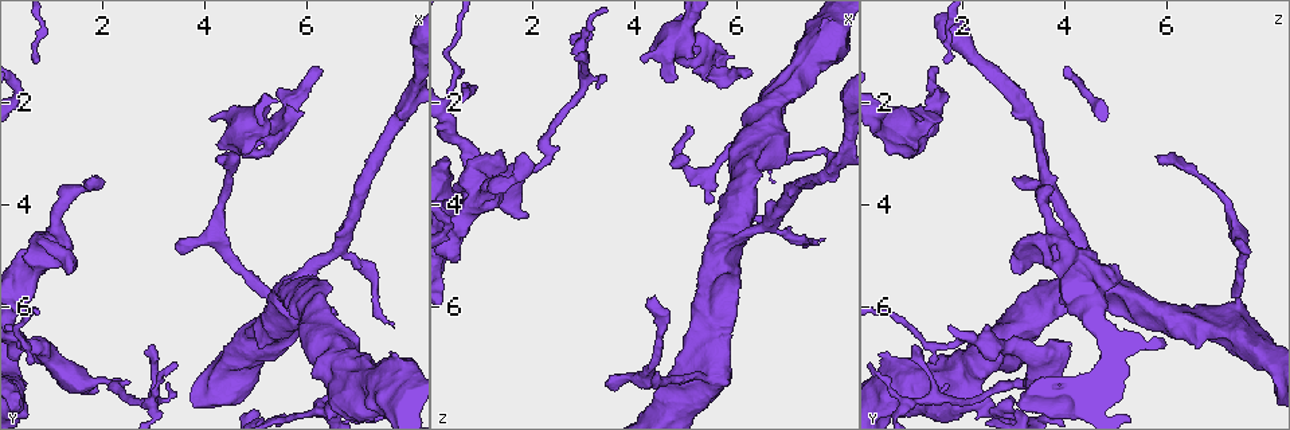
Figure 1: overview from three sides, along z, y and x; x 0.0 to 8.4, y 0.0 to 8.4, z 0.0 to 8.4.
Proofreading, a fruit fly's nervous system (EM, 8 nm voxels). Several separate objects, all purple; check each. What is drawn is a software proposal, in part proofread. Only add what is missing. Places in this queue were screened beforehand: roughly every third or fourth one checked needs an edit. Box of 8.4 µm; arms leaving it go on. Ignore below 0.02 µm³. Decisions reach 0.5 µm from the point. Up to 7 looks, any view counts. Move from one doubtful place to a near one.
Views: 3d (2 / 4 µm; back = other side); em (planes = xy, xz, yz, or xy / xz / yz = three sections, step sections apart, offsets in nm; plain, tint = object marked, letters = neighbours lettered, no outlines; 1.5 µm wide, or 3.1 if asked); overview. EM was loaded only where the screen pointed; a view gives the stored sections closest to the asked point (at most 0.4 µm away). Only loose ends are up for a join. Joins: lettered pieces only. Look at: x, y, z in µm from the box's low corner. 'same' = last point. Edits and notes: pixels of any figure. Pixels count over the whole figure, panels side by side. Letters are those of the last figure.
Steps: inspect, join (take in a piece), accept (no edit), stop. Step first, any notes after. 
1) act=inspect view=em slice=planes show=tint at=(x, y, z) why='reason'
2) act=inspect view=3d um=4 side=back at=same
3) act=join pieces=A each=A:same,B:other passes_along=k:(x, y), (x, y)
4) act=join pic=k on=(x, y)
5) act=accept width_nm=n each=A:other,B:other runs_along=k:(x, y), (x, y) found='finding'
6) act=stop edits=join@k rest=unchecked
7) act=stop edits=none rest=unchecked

act=inspect view=3d um=2 at=(6.10, 1.30, 1.50) why='an open end'

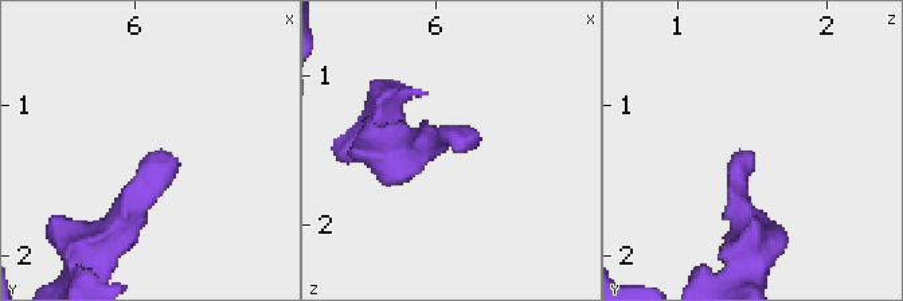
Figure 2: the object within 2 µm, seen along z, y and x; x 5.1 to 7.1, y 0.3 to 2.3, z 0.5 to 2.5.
act=inspect view=em slice=planes show=letters at=(6.18, 1.32, 1.52) why='shape alone is not enough'

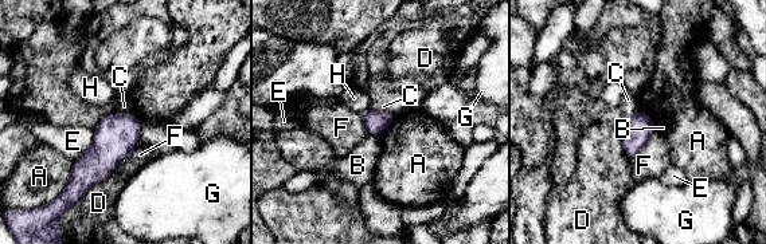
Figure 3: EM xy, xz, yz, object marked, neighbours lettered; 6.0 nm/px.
act=accept width_nm=130 longest_contact=F:240nm each=A:other,B:other,C:other,D:other,E:other,F:other,G:other,H:other found='no lettered piece goes on from it'

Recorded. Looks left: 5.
act=inspect view=em slice=yz step=4 show=letters at=(1.80, 3.50, 3.00) why='free end'

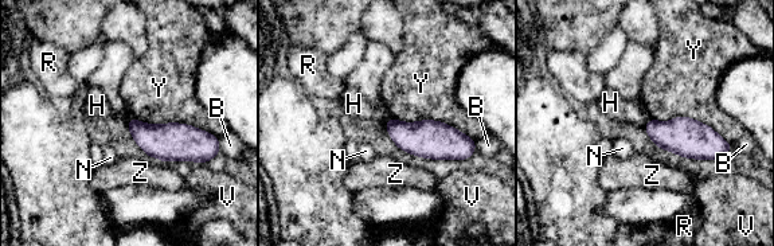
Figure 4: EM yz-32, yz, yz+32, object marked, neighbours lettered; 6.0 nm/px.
act=accept longest_contact=Y:550nm each=B:other,H:other,N:other,R:other,V:other,Y:other,Z:other border=4:(649, 117), (642, 125) found='no lettered piece goes on from it'

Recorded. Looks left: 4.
act=inspect view=em slice=xz step=4 show=tint at=(1.85, 7.70, 4.25) why='free end'

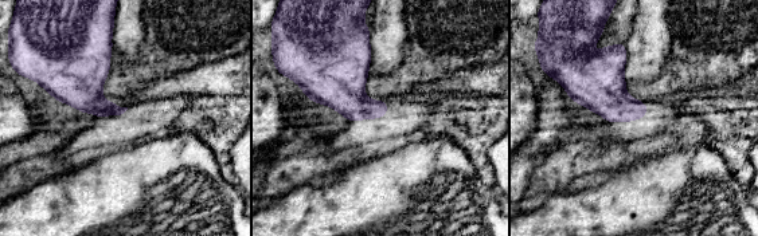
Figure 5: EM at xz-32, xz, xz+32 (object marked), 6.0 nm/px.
act=inspect view=em slice=planes show=letters at=same

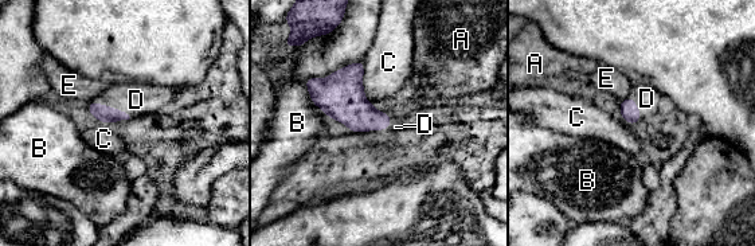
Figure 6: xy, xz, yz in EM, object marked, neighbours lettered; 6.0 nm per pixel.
act=join pieces=D each=A:other,B:other,C:other,D:same,E:other found='the neuron continues'

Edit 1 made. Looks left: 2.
act=stop edits=join@6 rest=unchecked

